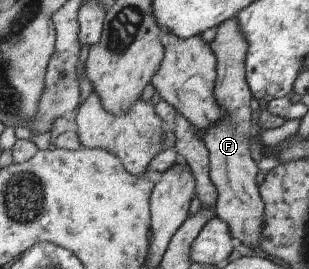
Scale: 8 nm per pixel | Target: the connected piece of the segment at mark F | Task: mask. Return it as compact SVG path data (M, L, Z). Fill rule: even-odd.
M231 17L218 25L208 47L216 62L214 99L226 110L222 119L201 135L208 150L208 175L217 193L213 214L227 223L230 235L235 240L247 246L255 245L264 229L264 204L258 186L255 185L258 164L249 152L249 140L253 136L249 108L252 92L246 83L244 71L244 56L248 44L244 41L238 20Z

